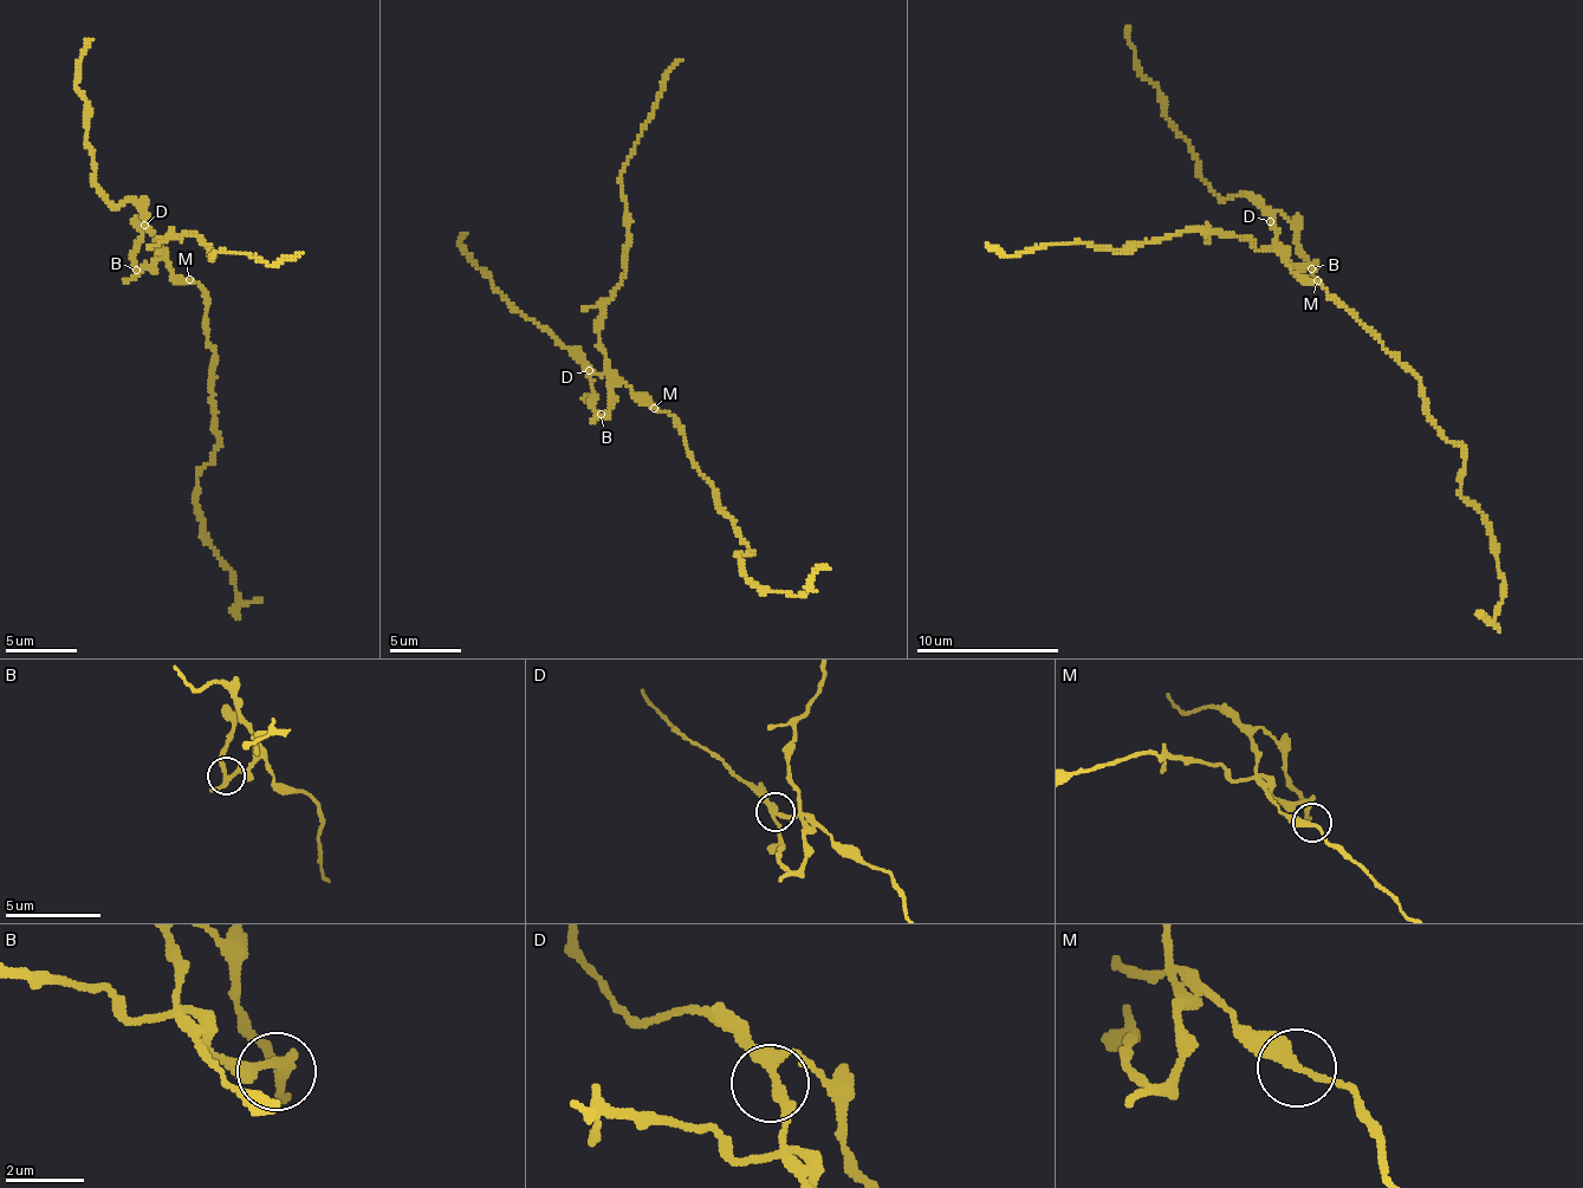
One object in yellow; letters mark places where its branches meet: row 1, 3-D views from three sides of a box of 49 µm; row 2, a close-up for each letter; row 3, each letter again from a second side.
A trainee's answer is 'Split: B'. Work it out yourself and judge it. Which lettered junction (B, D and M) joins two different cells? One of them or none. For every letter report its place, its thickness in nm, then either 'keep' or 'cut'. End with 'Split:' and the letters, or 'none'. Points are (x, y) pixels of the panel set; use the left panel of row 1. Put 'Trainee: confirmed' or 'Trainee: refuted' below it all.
B: (136, 270) | 240 nm | cut
D: (144, 225) | 240 nm | keep
M: (189, 279) | 300 nm | keep
Split: B
Trainee: confirmed

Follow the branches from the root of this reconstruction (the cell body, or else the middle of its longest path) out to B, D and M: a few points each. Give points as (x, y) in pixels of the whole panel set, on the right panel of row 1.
B: (1331, 296), (1322, 284), (1308, 284), (1290, 268), (1285, 254), (1293, 264), (1312, 267)
D: (1331, 296), (1322, 284), (1308, 284), (1290, 268), (1285, 247), (1277, 240), (1270, 221)
M: (1331, 296), (1317, 280)

